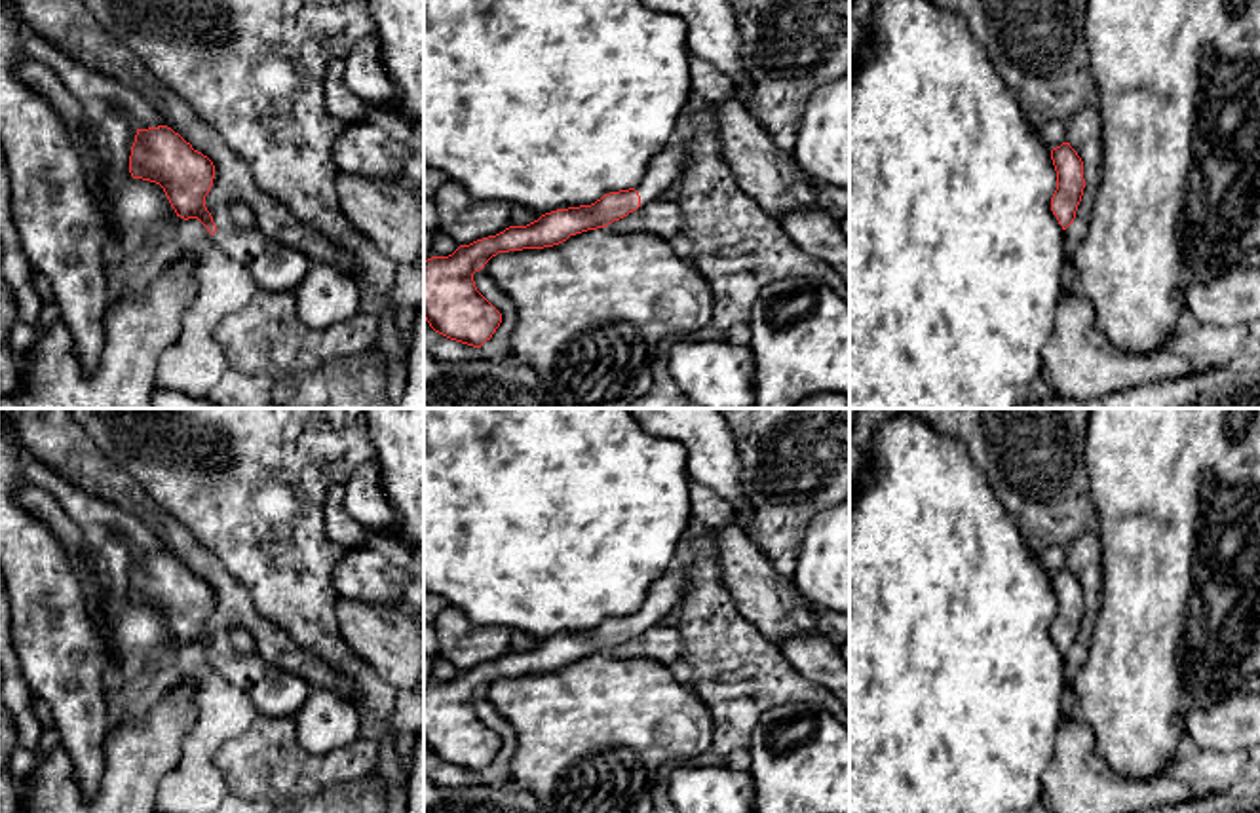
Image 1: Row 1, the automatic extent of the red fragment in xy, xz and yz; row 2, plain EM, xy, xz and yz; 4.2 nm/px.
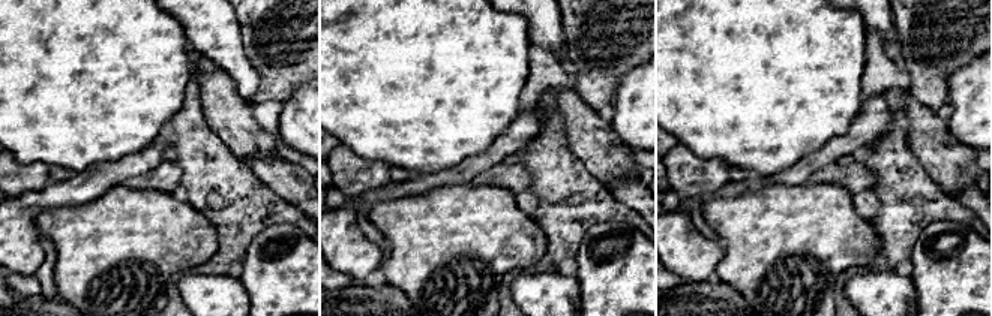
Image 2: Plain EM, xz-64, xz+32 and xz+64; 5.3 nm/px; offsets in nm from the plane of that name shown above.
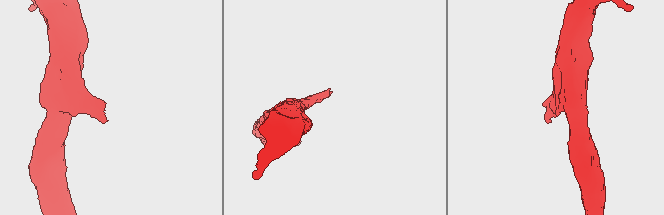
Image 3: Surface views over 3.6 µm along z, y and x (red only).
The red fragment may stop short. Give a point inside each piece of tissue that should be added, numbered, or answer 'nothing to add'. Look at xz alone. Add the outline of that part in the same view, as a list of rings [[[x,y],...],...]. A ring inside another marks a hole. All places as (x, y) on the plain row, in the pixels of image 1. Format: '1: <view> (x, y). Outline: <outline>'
1: xz (664, 595). Outline: [[[667,572],[658,579],[635,612],[640,621],[640,633],[659,625],[665,615],[673,614],[678,600],[686,595],[688,585],[690,579],[682,572]]]

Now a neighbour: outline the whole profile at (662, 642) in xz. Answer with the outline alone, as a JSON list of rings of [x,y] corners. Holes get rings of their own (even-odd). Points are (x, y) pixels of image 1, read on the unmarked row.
[[[654,625],[644,633],[614,646],[606,655],[616,659],[648,657],[671,665],[682,659],[682,636],[675,625]]]

